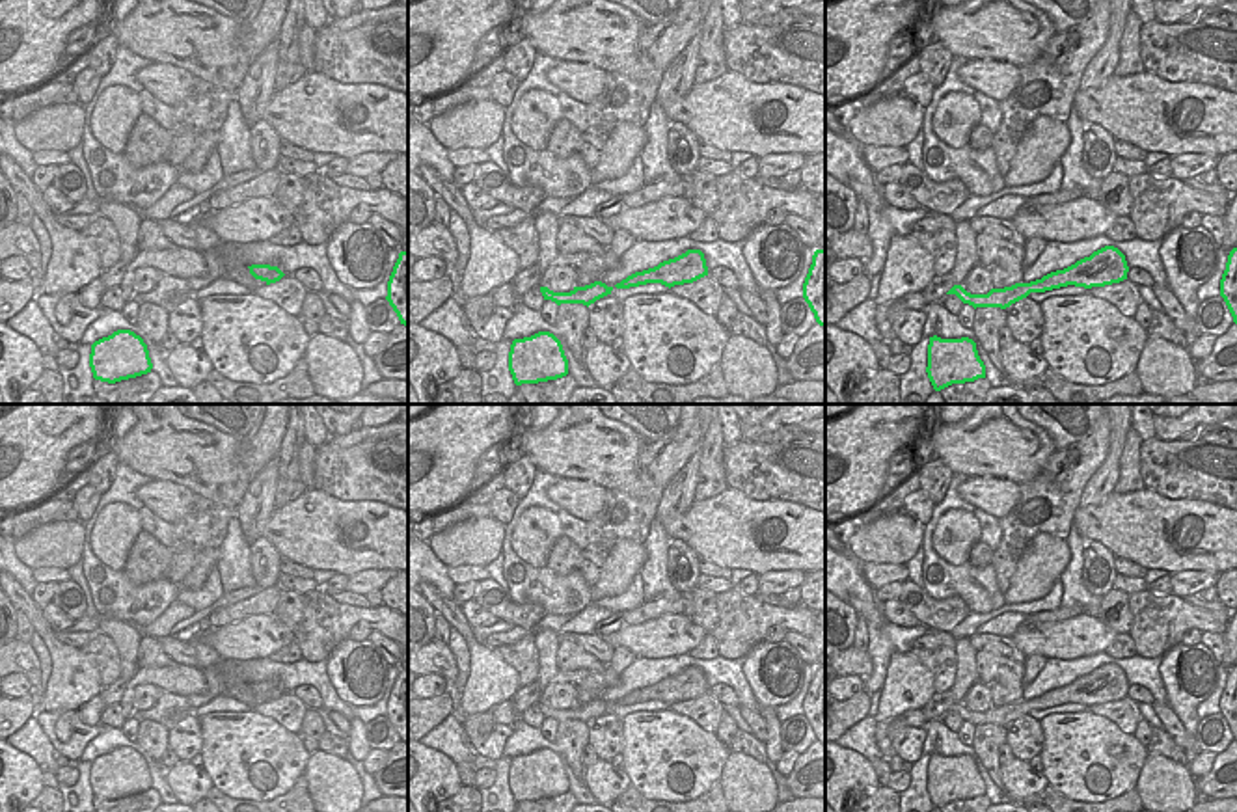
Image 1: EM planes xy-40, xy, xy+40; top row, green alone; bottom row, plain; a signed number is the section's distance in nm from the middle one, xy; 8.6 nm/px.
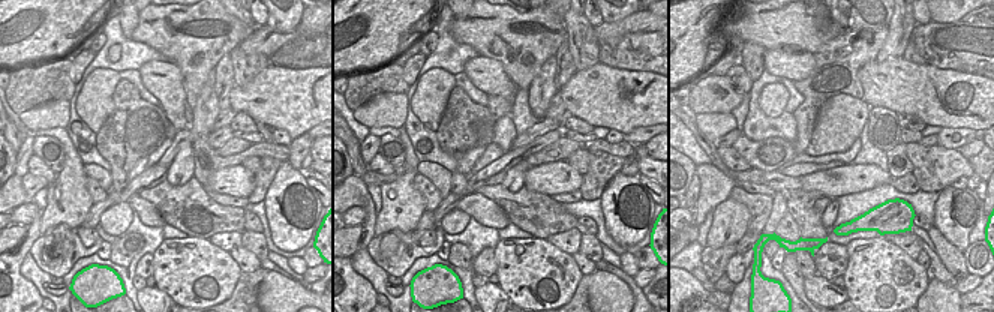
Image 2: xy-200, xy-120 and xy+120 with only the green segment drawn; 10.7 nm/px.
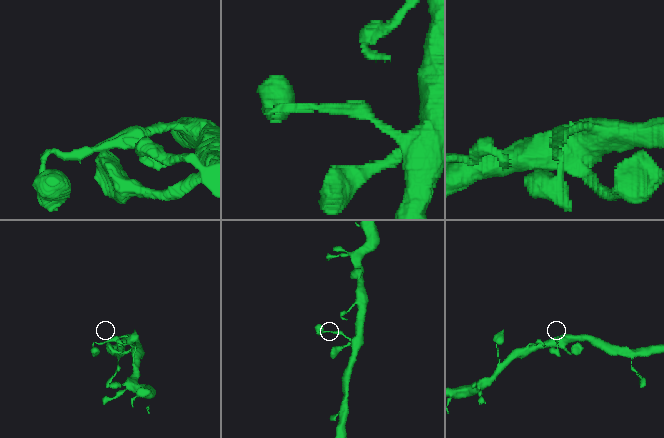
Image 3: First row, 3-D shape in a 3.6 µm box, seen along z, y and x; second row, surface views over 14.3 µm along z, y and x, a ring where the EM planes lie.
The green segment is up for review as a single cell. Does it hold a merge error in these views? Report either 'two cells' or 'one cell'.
two cells

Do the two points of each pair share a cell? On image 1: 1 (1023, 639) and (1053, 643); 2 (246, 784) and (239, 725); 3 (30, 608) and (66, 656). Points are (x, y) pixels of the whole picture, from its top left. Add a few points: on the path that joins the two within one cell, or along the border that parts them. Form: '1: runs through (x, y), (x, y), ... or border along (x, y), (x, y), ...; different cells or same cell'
1: runs through (1031, 639), (1046, 639); same cell
2: runs through (244, 770), (239, 762), (239, 740); same cell
3: runs through (36, 619), (54, 645); same cell

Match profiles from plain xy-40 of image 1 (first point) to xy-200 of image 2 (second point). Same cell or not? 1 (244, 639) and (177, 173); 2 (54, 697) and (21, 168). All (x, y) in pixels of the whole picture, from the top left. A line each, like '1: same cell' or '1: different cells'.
1: different cells
2: different cells

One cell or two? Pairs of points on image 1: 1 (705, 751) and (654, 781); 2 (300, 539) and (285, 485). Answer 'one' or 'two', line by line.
1: one
2: two

